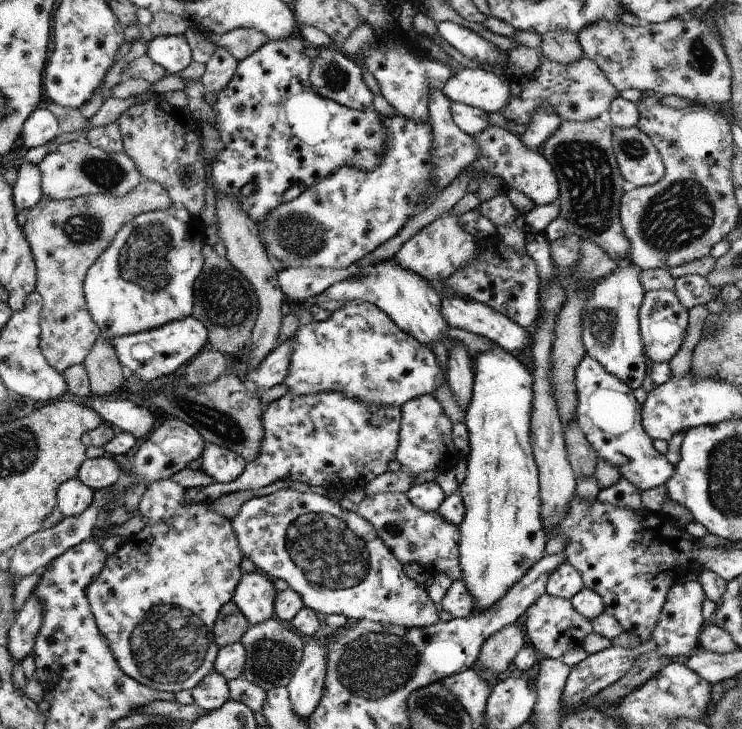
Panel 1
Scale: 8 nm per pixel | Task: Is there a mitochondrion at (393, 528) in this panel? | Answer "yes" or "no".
yes

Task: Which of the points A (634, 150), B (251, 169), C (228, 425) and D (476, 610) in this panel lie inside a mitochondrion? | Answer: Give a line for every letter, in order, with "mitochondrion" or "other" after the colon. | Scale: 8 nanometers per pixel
A: mitochondrion
B: other
C: mitochondrion
D: other

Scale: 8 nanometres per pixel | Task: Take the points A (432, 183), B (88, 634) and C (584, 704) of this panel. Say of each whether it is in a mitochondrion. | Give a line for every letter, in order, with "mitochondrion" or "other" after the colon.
A: other
B: other
C: other

